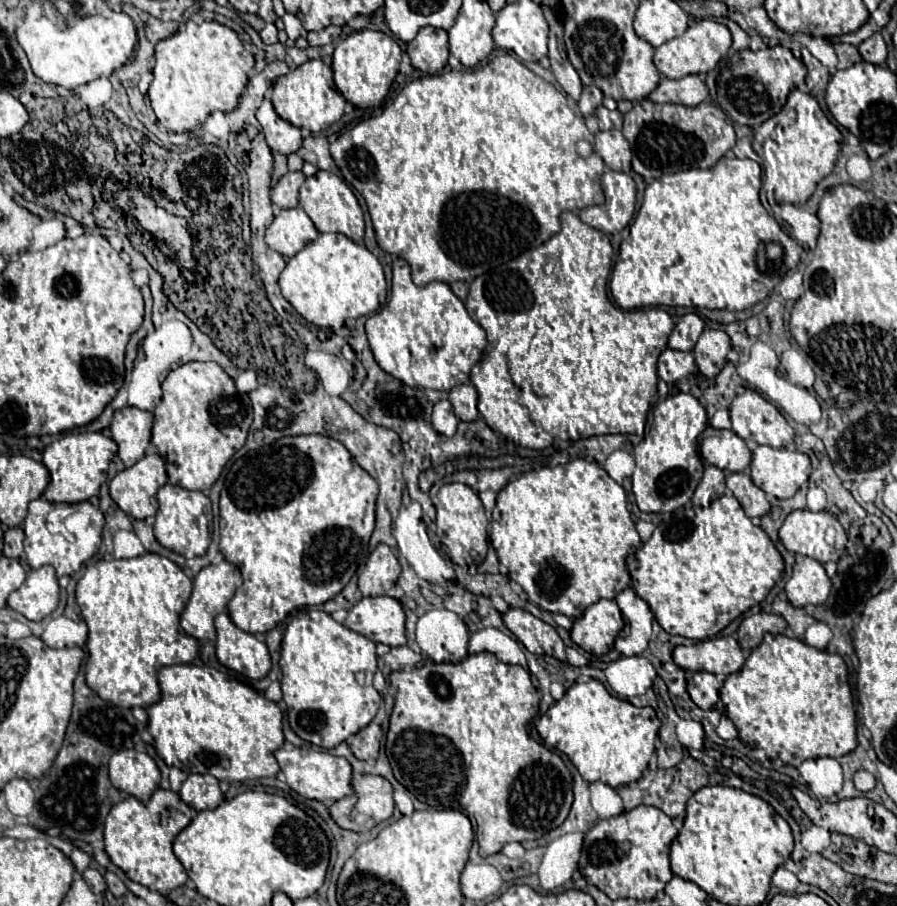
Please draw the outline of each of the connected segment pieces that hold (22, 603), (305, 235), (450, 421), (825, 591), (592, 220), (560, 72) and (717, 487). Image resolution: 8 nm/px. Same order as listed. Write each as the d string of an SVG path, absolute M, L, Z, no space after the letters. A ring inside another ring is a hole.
M43 565L27 575L25 583L13 591L7 599L7 605L17 613L25 615L31 621L41 621L51 615L59 603L59 585L55 577L55 569L51 565Z
M301 207L283 209L265 231L265 243L283 257L293 257L317 237L319 231Z
M441 399L441 401L435 403L431 423L433 423L435 431L439 431L439 433L443 433L443 435L447 435L447 437L453 437L453 435L455 435L459 419L455 417L449 399Z
M797 557L793 575L785 583L785 593L795 607L805 607L807 603L823 605L831 593L831 579L819 561Z
M606 166L601 185L605 189L607 201L597 207L587 207L579 213L579 217L587 223L593 225L595 229L603 233L617 233L623 227L629 225L631 217L635 215L636 204L636 184L631 179L631 171L613 171ZM607 191L619 191L619 193L607 193Z
M541 5L549 25L551 25L551 31L549 31L549 59L551 59L551 69L559 81L559 85L563 87L563 91L573 99L577 101L579 95L581 95L581 79L577 75L577 71L571 67L569 59L567 59L567 53L565 53L565 45L563 45L563 25L557 23L555 19L555 13L551 7L547 5Z
M709 465L705 469L705 475L703 475L699 487L695 489L693 503L703 507L703 505L709 505L713 499L717 499L723 493L725 493L725 475L721 469Z

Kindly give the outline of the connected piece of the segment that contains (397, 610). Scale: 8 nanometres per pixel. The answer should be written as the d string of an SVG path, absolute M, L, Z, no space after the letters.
M363 597L349 611L345 625L389 647L405 645L405 611L401 601L393 597Z

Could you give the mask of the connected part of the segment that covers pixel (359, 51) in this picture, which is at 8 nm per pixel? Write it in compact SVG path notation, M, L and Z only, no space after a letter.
M355 31L345 37L333 53L333 73L335 85L343 93L343 97L355 107L379 107L383 104L387 93L399 71L402 50L389 35L381 31Z

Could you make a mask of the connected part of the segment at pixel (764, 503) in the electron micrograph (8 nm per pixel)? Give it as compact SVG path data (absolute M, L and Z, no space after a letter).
M731 473L727 477L727 487L739 499L747 517L763 517L769 513L769 501L765 493L751 481L749 473Z

